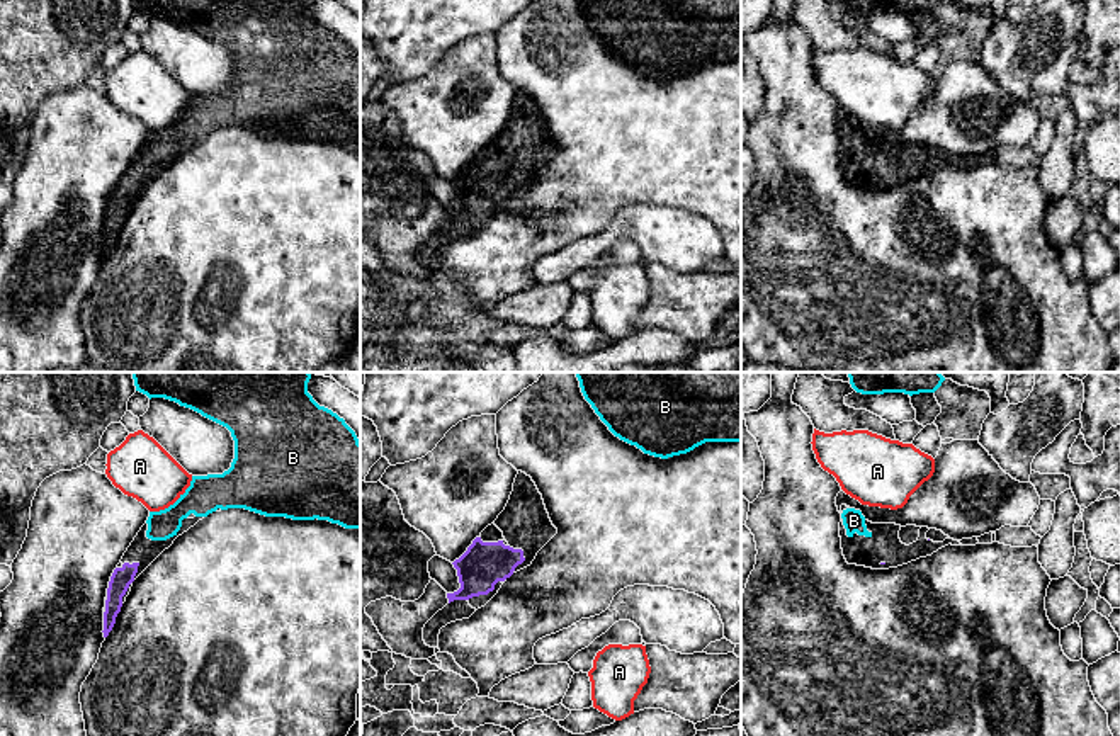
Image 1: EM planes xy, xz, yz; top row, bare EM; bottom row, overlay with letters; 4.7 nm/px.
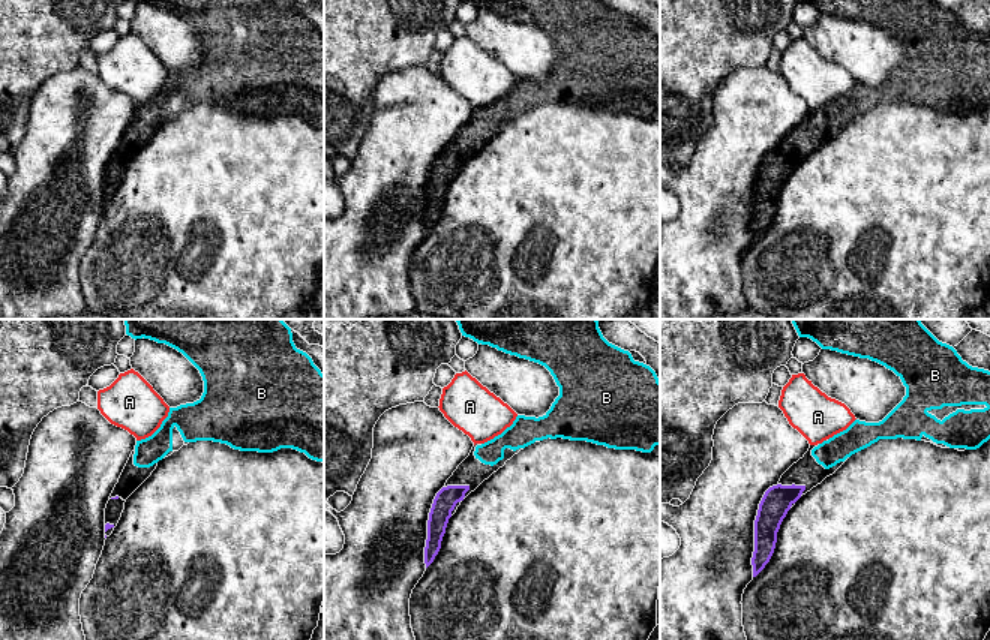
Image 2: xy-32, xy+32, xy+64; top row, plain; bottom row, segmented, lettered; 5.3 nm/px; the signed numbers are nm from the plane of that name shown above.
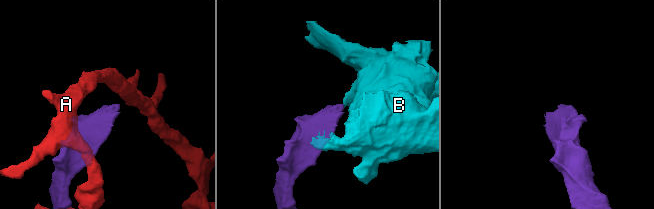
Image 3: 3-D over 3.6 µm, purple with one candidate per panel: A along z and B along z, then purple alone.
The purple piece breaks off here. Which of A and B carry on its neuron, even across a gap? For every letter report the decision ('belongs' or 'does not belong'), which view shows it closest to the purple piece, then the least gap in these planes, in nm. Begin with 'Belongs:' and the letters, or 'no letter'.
Belongs: B
A: does not belong; nearest in xy; 260 nm apart
B: belongs; nearest in xy; 130 nm apart

